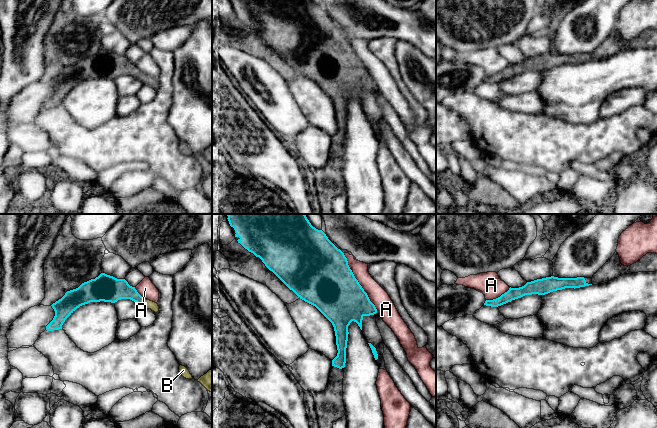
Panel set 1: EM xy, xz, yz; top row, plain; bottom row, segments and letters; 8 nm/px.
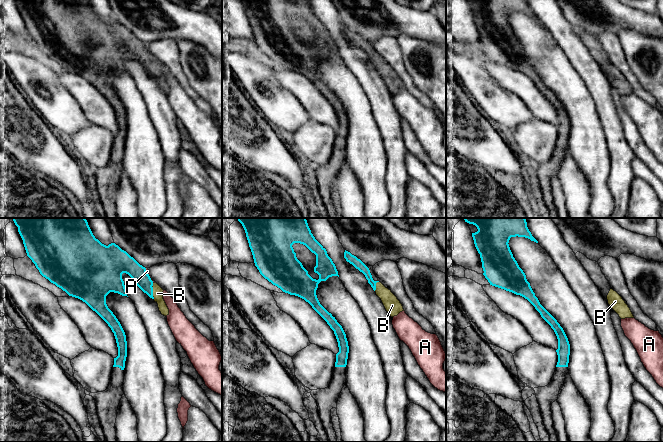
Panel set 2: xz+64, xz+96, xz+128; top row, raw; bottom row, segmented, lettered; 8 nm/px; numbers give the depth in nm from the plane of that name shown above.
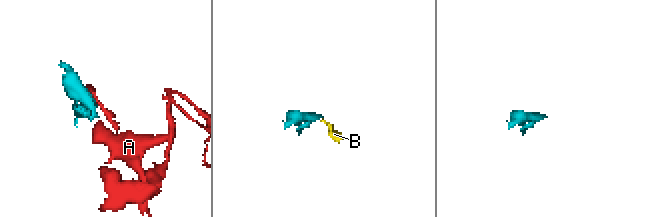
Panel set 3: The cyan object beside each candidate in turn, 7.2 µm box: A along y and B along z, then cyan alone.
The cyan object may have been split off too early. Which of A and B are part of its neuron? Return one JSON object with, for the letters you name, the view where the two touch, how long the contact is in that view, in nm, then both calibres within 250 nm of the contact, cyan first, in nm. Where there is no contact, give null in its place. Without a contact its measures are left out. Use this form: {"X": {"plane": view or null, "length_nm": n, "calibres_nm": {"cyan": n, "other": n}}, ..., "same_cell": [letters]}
{"B": {"plane": "xy", "length_nm": 70, "calibres_nm": {"cyan": 180, "other": 80}}, "same_cell": ["B"]}

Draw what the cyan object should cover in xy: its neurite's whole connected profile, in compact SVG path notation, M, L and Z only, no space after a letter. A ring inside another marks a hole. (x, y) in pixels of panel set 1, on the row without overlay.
M101 49L78 64L67 67L61 75L51 81L55 92L46 102L46 106L62 105L65 96L82 81L100 77L115 79L121 75L130 75L140 80L143 85L151 85L155 89L159 87L157 79L143 74L125 55Z

